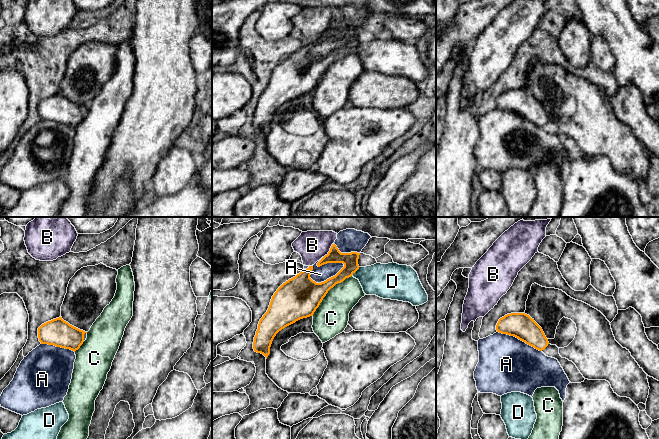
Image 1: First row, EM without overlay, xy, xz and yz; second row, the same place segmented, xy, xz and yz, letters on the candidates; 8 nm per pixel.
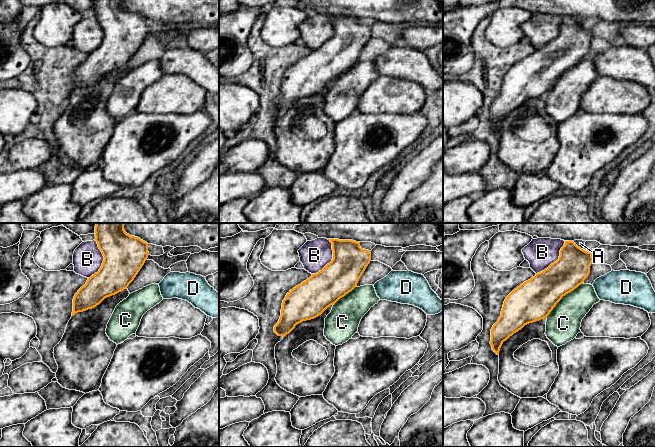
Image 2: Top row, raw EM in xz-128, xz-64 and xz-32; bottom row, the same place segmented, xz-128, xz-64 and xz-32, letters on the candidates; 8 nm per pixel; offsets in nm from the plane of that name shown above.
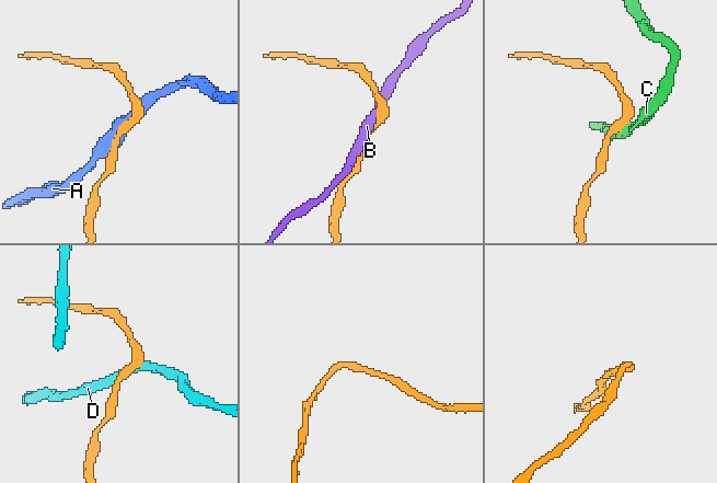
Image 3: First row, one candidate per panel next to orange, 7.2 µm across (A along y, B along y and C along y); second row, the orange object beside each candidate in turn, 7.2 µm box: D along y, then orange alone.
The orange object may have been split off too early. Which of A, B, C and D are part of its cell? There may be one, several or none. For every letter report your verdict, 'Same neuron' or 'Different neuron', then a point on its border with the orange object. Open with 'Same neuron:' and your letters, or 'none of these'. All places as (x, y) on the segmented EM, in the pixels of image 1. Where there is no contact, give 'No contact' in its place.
Same neuron: none of these
A: Different neuron. Touches orange at xz (327, 279)
B: Different neuron. Touches orange at xz (330, 250)
C: Different neuron. Touches orange at xz (327, 292)
D: Different neuron. Touches orange at xz (355, 271)

